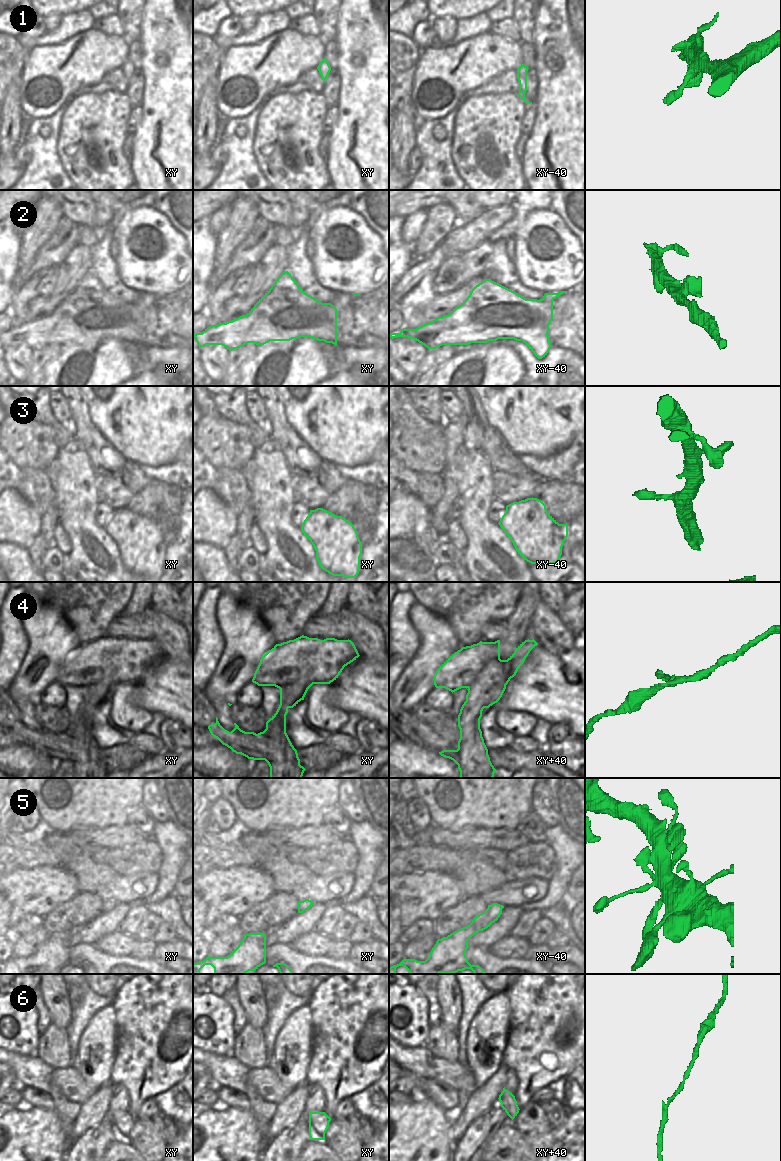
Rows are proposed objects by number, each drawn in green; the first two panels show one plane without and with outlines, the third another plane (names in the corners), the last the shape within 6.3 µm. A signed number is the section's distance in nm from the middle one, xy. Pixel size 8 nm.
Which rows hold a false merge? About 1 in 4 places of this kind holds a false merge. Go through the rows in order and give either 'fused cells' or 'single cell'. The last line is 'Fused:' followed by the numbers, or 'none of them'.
1: single cell
2: single cell
3: single cell
4: fused cells
5: fused cells
6: single cell
Fused: 4, 5

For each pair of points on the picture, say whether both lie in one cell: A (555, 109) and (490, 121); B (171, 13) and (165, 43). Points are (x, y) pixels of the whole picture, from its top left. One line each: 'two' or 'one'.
A: two
B: one

